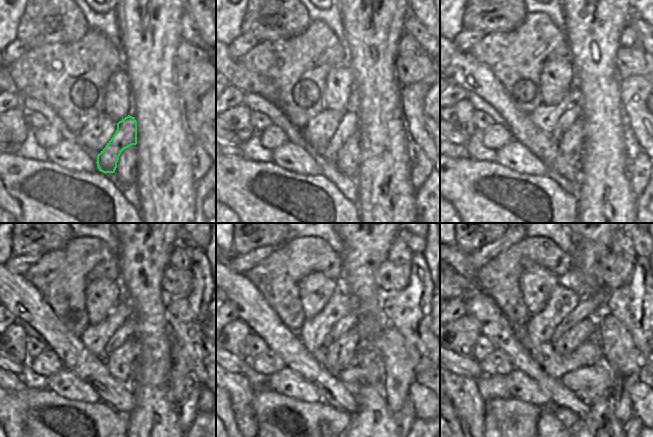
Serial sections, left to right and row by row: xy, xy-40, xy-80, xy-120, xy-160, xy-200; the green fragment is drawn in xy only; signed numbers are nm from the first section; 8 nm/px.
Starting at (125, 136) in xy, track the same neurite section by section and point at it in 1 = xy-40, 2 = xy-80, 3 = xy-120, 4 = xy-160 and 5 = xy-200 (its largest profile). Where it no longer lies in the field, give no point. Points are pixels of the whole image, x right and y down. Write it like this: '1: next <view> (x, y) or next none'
1: next xy-40 (349, 125)
2: next xy-80 (573, 113)
3: next xy-120 (126, 332)
4: next xy-160 (350, 320)
5: next xy-200 (592, 305)

